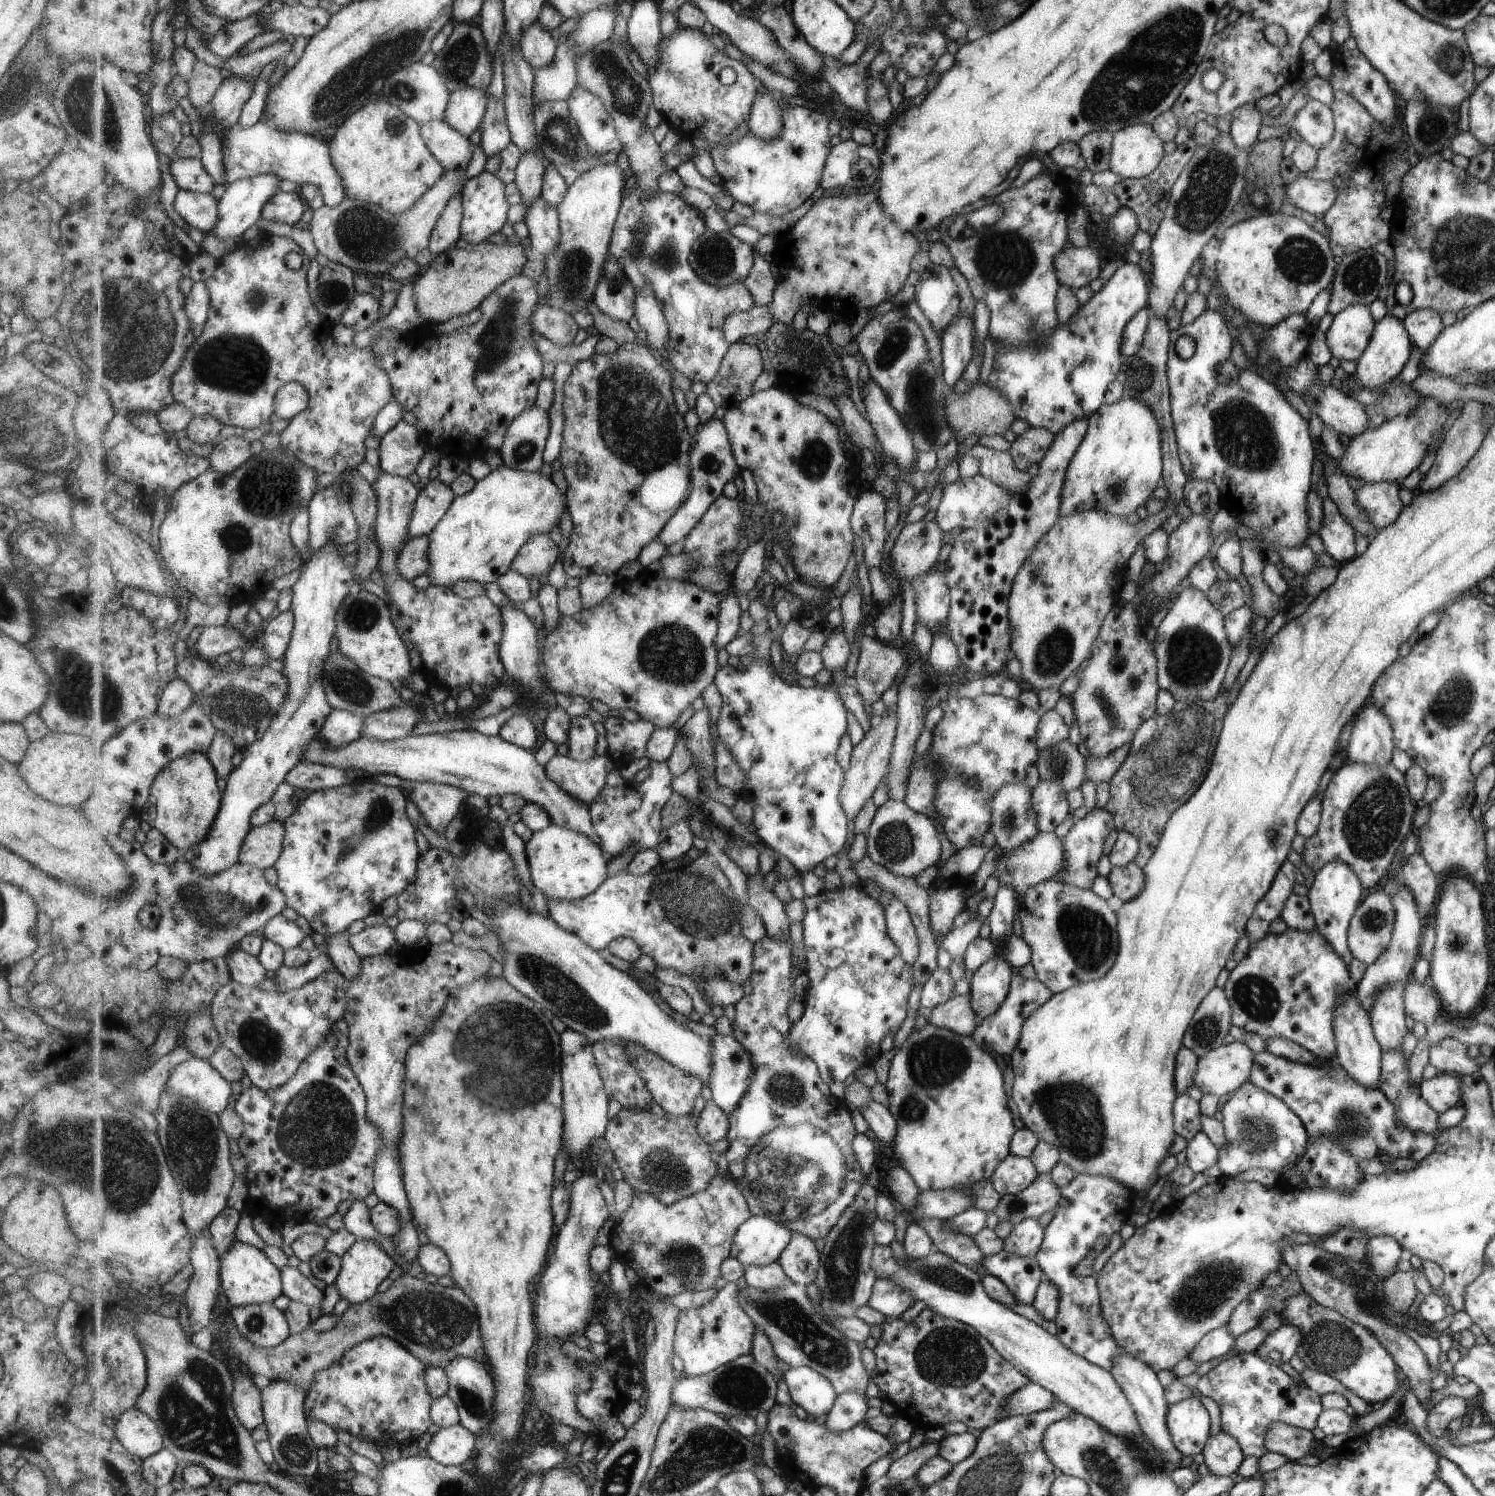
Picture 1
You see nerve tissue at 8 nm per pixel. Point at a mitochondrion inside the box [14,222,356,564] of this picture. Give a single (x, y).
(133, 325)

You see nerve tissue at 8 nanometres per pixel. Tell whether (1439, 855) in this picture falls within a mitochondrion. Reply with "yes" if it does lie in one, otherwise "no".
no

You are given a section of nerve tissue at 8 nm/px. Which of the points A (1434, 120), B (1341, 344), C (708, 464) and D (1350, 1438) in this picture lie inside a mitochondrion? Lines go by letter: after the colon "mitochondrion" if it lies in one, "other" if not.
A: mitochondrion
B: other
C: other
D: other

